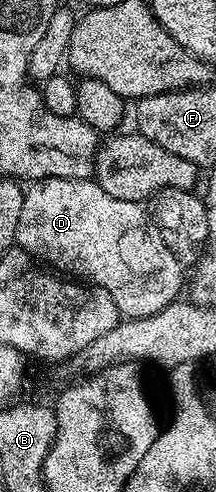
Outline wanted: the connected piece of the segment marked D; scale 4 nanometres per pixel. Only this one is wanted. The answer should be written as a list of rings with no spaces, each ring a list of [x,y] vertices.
[[[48,178],[47,180],[40,180],[31,183],[24,191],[24,206],[20,210],[20,226],[16,226],[16,244],[17,247],[24,249],[27,254],[34,257],[35,260],[41,262],[43,265],[49,266],[59,273],[69,274],[71,277],[77,278],[87,285],[108,290],[108,294],[112,294],[112,302],[116,302],[118,311],[123,317],[139,320],[145,316],[156,314],[174,303],[175,300],[179,299],[181,292],[178,291],[181,288],[183,291],[184,288],[184,280],[182,284],[184,266],[172,254],[172,250],[168,250],[168,246],[162,237],[162,231],[158,229],[158,225],[148,215],[147,209],[146,212],[144,209],[145,207],[142,204],[120,202],[120,198],[112,198],[112,194],[104,194],[104,190],[98,185],[97,179],[94,178],[89,180],[73,180],[72,178]]]

